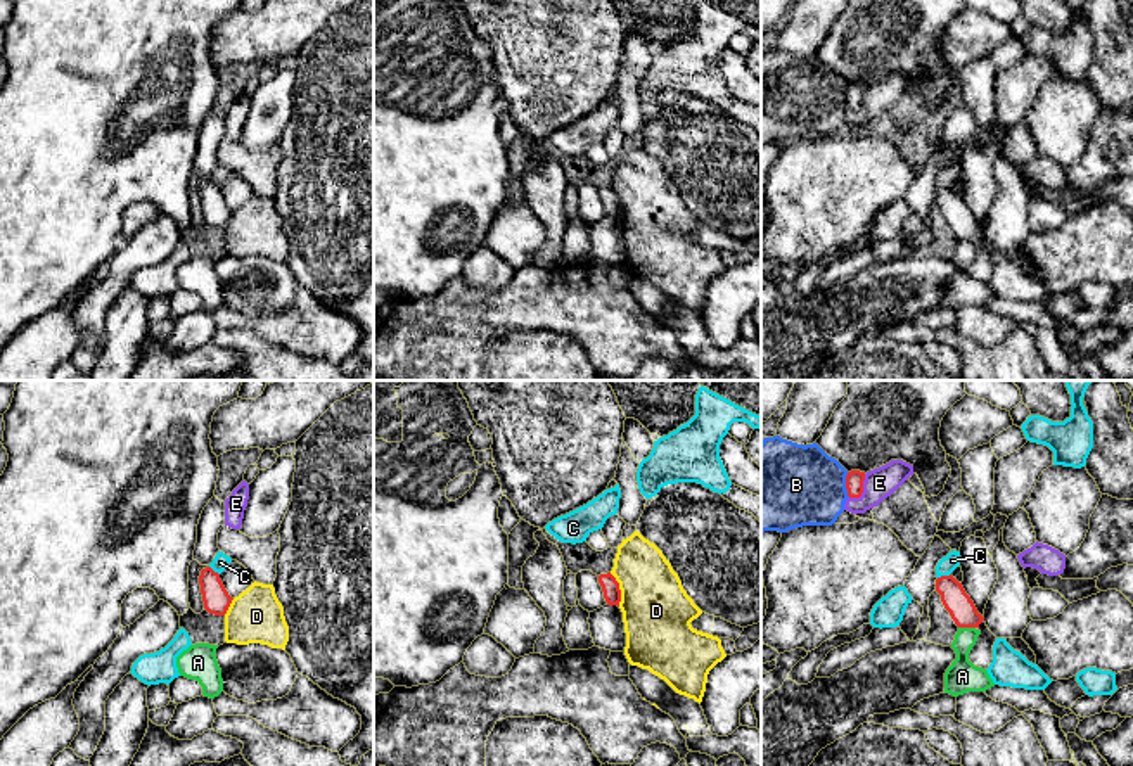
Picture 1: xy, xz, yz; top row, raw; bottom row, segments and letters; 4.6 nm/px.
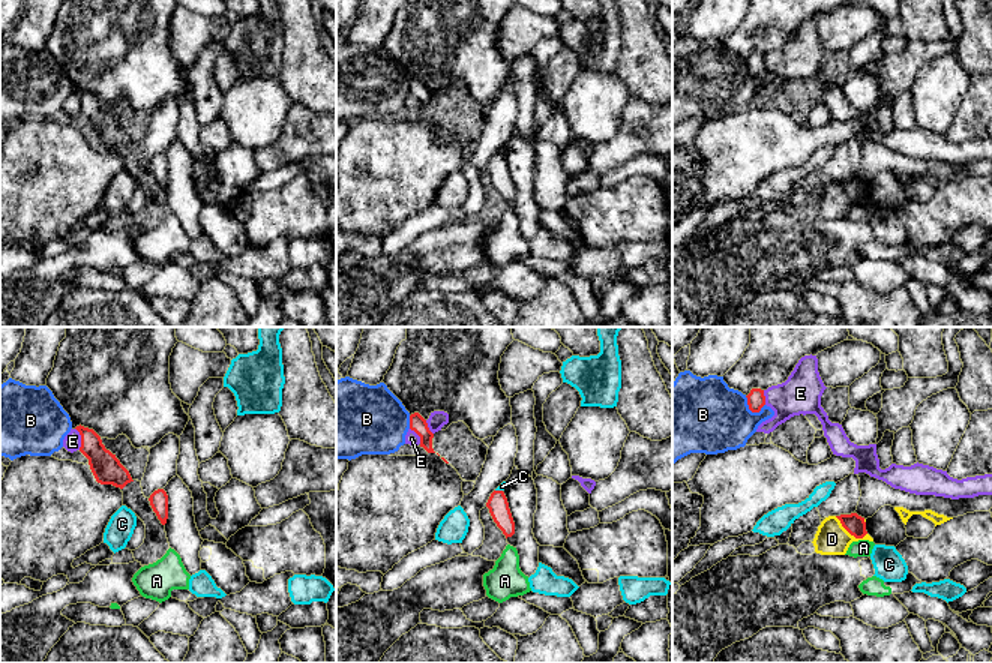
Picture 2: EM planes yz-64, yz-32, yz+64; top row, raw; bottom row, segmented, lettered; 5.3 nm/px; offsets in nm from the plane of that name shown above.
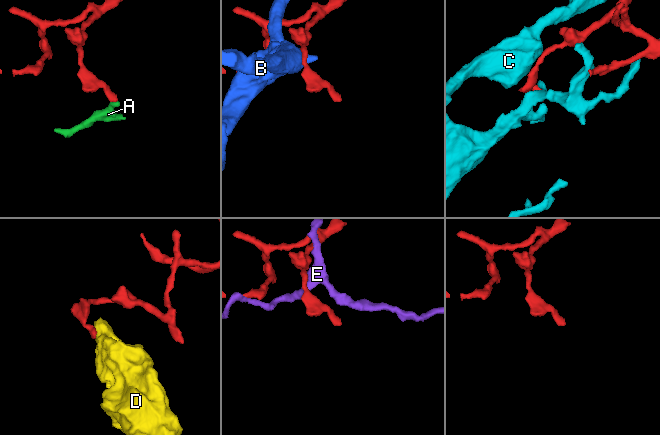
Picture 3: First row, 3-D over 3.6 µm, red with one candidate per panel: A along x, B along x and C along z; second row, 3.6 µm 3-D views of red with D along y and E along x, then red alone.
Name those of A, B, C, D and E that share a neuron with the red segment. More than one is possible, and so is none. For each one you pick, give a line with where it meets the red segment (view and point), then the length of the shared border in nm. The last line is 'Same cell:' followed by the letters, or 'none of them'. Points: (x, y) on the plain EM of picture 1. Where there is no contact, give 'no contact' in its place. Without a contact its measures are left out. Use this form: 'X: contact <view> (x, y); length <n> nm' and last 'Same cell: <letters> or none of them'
Same cell: none of them

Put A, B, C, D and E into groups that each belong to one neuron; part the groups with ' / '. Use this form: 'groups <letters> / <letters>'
groups A / B / C / D / E

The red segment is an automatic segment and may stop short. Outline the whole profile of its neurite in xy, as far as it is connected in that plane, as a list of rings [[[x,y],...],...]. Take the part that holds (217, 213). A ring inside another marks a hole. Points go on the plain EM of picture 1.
[[[206,180],[201,183],[199,197],[204,221],[214,228],[225,228],[234,211],[225,202],[220,187]]]

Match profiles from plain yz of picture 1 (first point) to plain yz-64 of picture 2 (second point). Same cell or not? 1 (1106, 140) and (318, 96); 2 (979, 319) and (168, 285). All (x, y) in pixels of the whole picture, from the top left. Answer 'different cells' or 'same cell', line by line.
1: different cells
2: same cell

